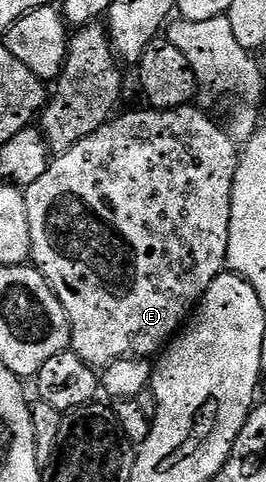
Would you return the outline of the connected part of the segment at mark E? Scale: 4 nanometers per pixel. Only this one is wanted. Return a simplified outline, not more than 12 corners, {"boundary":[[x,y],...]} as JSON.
{"boundary":[[114,115],[24,189],[83,362],[160,353],[226,271],[239,148]]}

